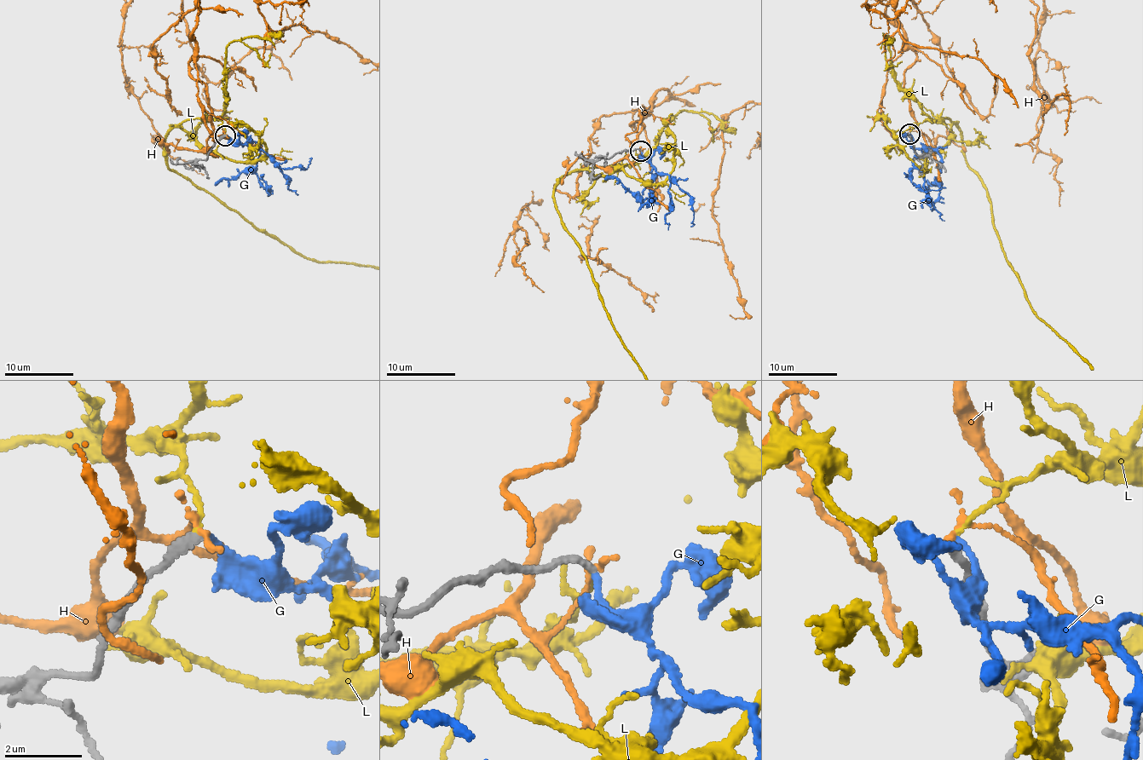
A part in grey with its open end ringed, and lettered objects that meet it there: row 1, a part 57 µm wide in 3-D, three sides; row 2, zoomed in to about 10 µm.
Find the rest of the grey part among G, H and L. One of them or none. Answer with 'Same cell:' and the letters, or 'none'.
Same cell: G

